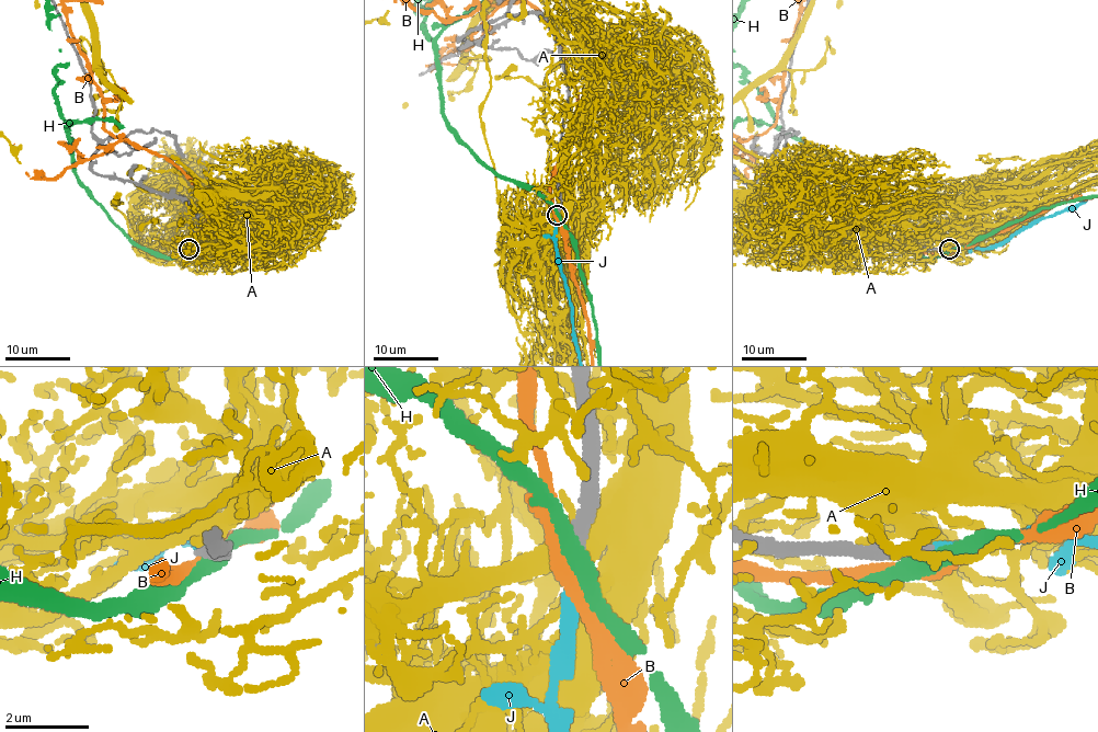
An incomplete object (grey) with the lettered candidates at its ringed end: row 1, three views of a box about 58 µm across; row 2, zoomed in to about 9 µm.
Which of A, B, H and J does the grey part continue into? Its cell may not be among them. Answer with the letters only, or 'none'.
J

